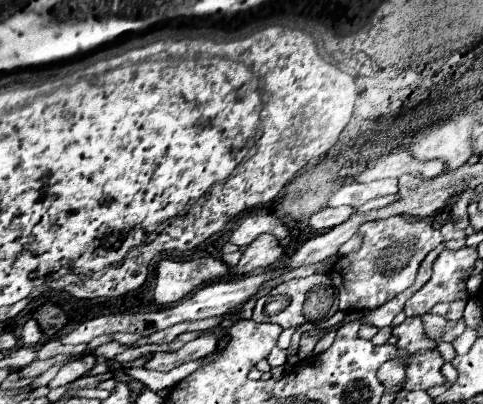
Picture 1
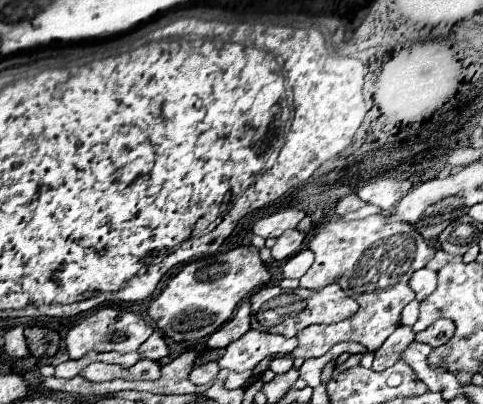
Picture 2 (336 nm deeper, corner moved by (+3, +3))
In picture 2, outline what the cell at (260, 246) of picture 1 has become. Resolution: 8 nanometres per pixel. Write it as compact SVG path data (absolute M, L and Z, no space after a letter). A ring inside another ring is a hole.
M287 229L281 237L277 237L275 245L271 247L271 255L273 255L273 259L281 261L281 259L287 259L287 257L295 255L295 253L301 249L303 239L305 239L305 235L299 233L297 229Z

